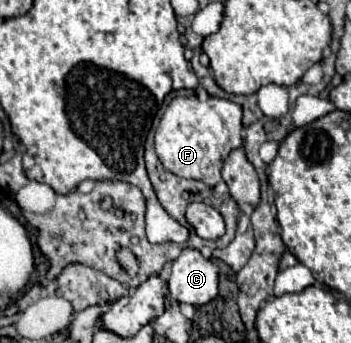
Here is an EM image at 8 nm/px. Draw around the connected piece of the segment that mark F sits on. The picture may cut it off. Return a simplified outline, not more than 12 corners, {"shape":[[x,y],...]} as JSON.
{"shape":[[176,96],[156,130],[164,168],[210,188],[242,146],[242,108]]}

